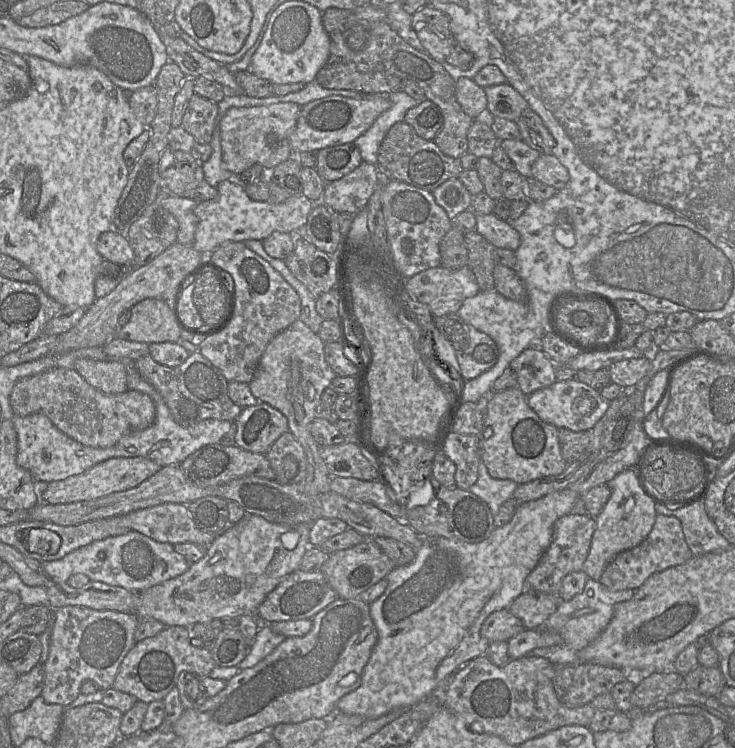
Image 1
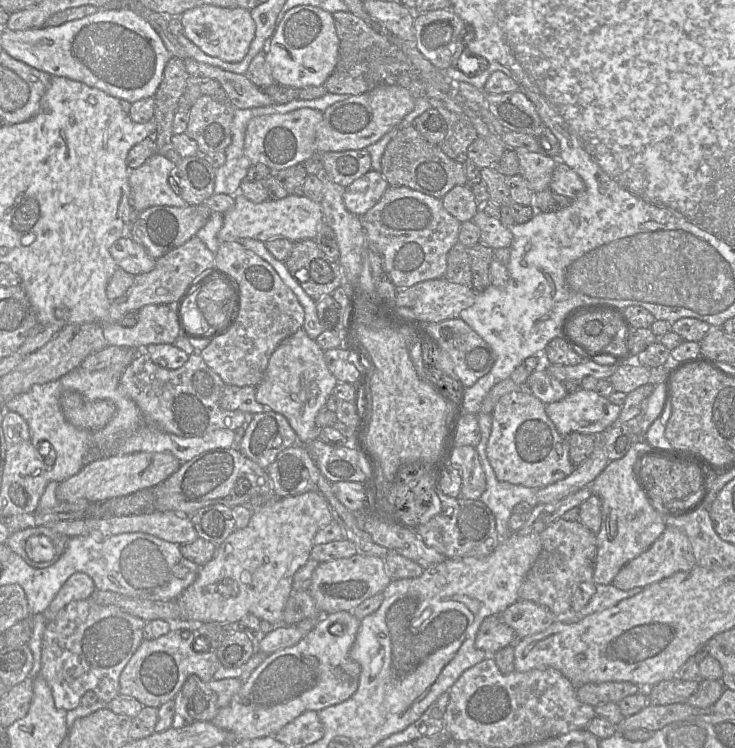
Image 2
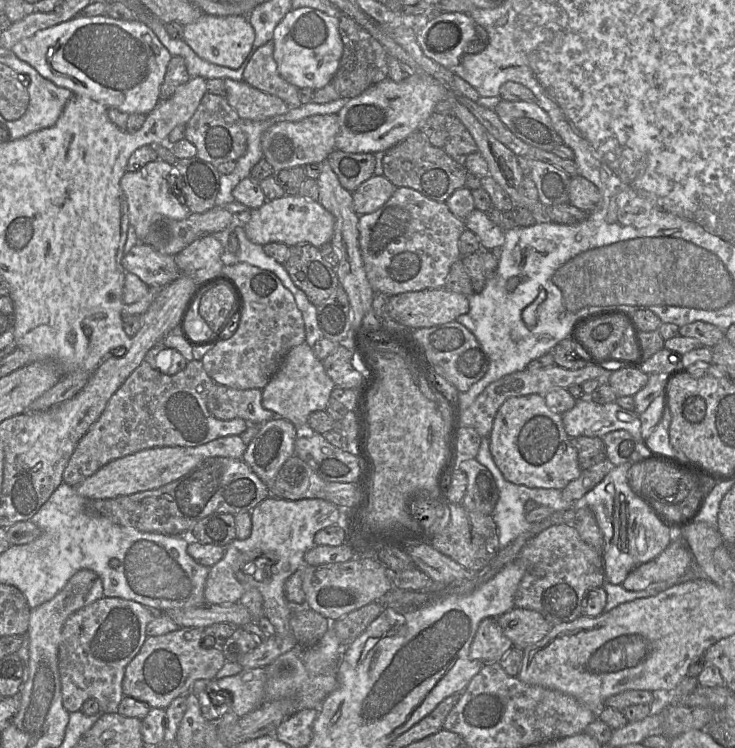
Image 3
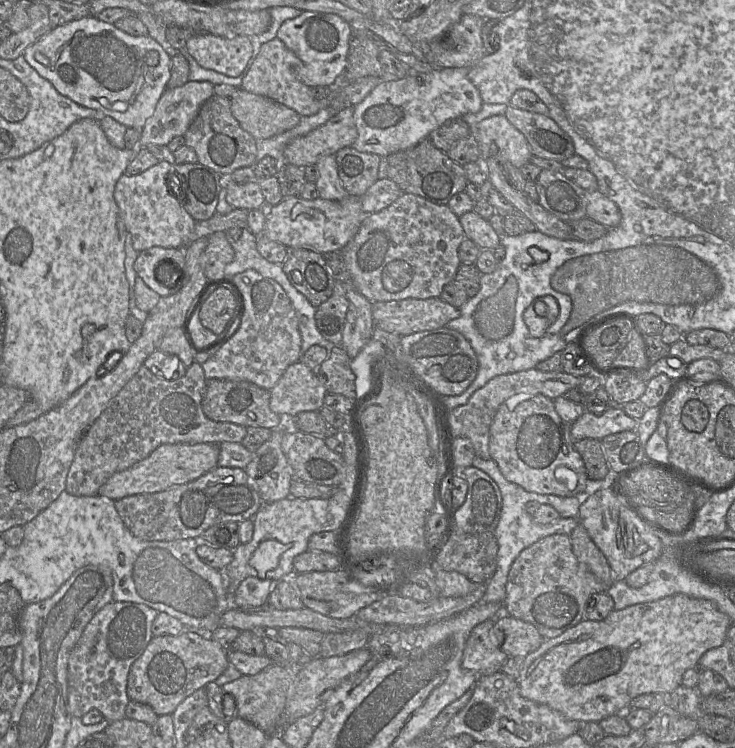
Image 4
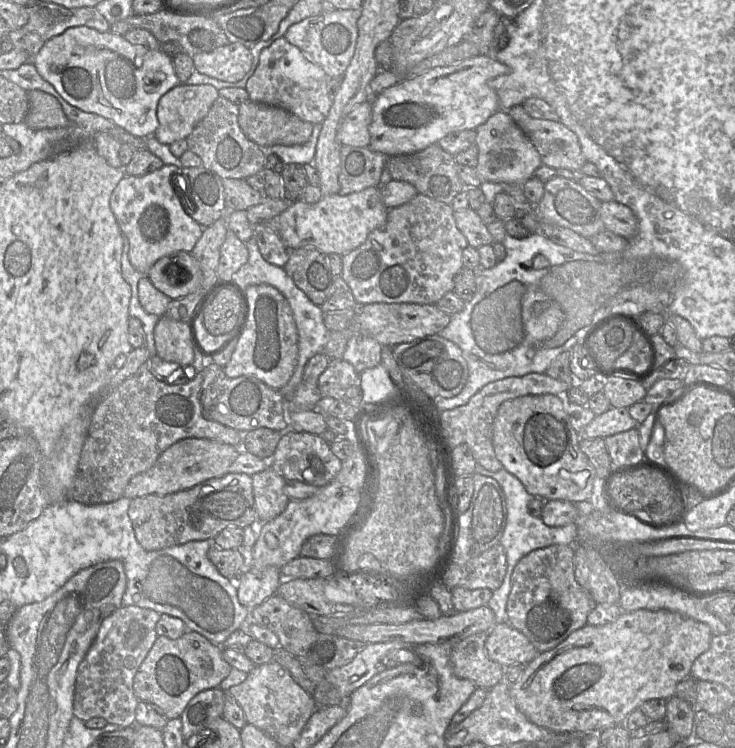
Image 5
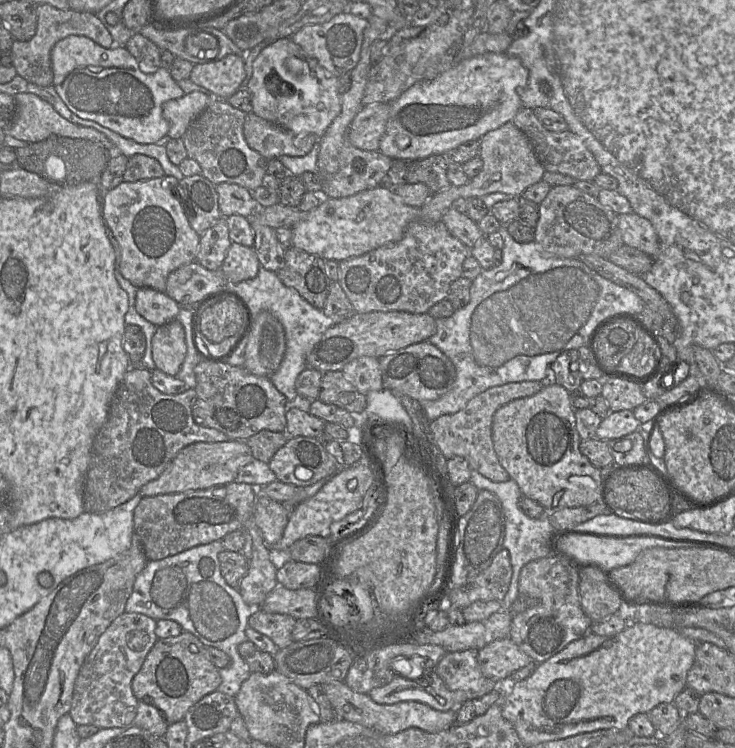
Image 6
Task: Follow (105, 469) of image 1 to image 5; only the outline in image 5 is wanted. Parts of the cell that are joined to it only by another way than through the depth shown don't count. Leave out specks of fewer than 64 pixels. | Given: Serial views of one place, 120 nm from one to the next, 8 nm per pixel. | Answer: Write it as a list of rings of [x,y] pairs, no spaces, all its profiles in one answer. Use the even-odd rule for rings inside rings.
[[[203,438],[182,439],[164,450],[150,469],[134,476],[125,488],[123,497],[135,499],[150,494],[172,494],[223,476],[239,455],[240,448]]]

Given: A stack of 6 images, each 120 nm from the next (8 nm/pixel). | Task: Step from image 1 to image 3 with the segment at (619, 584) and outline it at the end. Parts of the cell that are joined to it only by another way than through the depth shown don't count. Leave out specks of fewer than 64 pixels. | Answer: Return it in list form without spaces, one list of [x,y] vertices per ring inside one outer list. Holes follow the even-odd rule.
[[[675,537],[655,559],[632,570],[622,583],[628,591],[640,591],[650,584],[682,578],[690,573],[693,554],[681,537]]]

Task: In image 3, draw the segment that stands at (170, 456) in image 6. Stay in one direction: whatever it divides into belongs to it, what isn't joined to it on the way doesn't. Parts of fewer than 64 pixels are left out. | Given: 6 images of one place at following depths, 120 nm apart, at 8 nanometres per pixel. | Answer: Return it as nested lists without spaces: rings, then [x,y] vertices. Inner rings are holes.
[[[144,360],[112,395],[99,419],[78,442],[65,467],[63,482],[75,488],[110,461],[144,449],[162,446],[196,447],[220,437],[240,436],[247,429],[245,420],[241,418],[220,420],[212,416],[208,411],[206,405],[207,396],[215,384],[204,370],[201,361],[191,360],[187,362],[186,367],[180,372],[167,375],[153,369]]]

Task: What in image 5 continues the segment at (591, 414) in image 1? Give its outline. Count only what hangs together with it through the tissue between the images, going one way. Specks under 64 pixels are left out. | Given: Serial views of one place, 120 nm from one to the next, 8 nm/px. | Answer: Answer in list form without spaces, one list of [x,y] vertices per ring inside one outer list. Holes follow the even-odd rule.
[[[613,408],[596,415],[585,426],[581,438],[606,438],[608,436],[636,428],[639,423],[629,414],[628,408]]]

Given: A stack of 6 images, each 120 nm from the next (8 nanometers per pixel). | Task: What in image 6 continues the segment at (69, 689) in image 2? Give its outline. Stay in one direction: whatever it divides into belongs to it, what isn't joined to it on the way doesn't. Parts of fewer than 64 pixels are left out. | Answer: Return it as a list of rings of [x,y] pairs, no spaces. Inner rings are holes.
[[[124,612],[100,636],[98,643],[86,657],[75,682],[70,715],[76,725],[94,725],[99,729],[134,725],[138,703],[132,681],[141,669],[149,651],[159,639],[155,629],[157,621],[140,613]]]

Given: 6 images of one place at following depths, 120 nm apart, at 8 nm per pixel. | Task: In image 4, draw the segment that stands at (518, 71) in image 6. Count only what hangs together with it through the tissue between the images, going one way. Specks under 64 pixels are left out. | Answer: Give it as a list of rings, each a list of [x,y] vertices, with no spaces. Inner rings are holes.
[[[439,68],[429,73],[411,71],[403,78],[383,81],[354,106],[358,135],[351,147],[387,157],[415,146],[448,120],[480,111],[484,102],[469,79],[469,69]]]

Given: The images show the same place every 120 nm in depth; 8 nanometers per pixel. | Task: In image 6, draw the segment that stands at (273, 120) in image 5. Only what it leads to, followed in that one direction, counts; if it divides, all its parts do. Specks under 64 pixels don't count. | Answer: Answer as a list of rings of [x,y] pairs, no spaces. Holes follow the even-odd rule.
[[[253,112],[247,113],[243,133],[249,147],[266,160],[282,155],[301,157],[308,154],[319,138],[312,133],[298,135],[275,125]]]

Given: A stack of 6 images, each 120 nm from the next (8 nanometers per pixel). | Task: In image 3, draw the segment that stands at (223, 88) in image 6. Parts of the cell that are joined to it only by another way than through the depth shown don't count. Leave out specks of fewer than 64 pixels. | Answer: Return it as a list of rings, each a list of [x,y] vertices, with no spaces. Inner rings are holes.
[[[203,14],[197,21],[184,25],[183,41],[203,60],[238,69],[249,54],[255,32],[247,16],[214,16]]]

